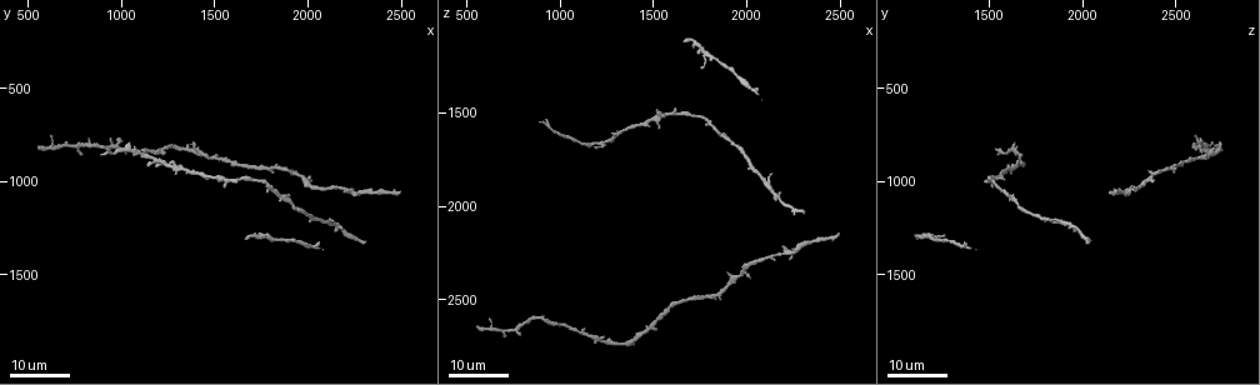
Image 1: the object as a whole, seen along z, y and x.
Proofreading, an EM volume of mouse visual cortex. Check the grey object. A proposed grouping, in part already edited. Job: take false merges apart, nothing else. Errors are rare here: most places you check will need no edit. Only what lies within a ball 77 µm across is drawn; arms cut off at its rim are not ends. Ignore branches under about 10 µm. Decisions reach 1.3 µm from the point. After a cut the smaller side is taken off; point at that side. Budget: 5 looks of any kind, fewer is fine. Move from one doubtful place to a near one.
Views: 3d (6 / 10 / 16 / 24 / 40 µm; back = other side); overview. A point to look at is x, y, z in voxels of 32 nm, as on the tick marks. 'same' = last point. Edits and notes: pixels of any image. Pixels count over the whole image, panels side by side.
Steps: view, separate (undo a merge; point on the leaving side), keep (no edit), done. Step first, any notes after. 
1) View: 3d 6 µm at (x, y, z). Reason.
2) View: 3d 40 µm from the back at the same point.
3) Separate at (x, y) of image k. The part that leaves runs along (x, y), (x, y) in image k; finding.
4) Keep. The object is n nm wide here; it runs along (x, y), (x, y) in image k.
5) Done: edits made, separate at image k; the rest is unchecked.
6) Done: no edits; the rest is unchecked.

View: 3d 16 µm at (1940, 1140, 1680).

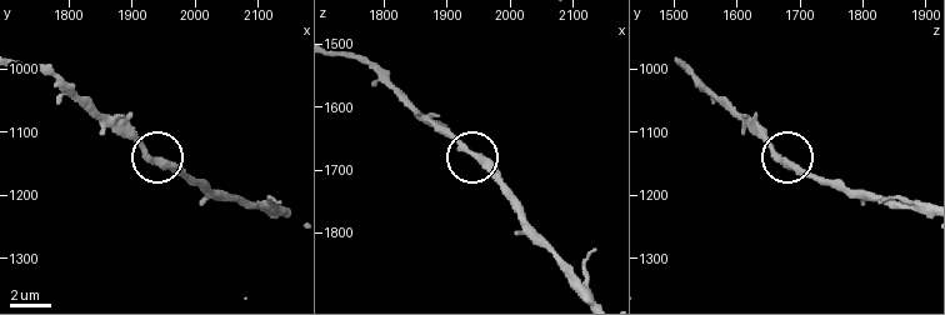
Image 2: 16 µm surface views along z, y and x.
View: 3d 6 µm at (1925, 1145, 1665).

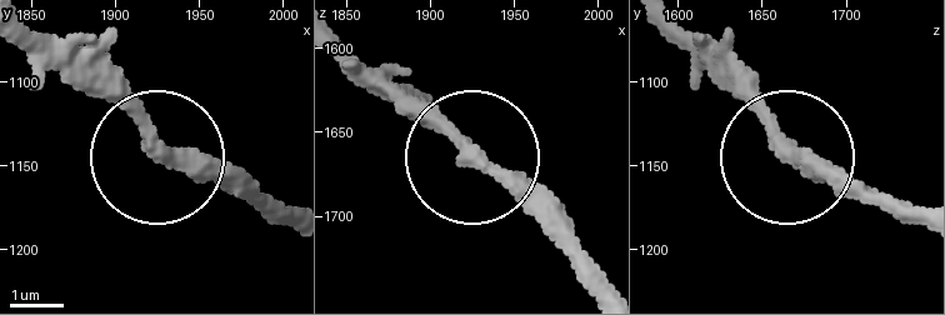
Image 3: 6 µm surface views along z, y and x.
Keep. The object is 270 nm wide here; continuous, no second neuron.

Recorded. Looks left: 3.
View: 3d 16 µm at (2300, 1060, 2220).

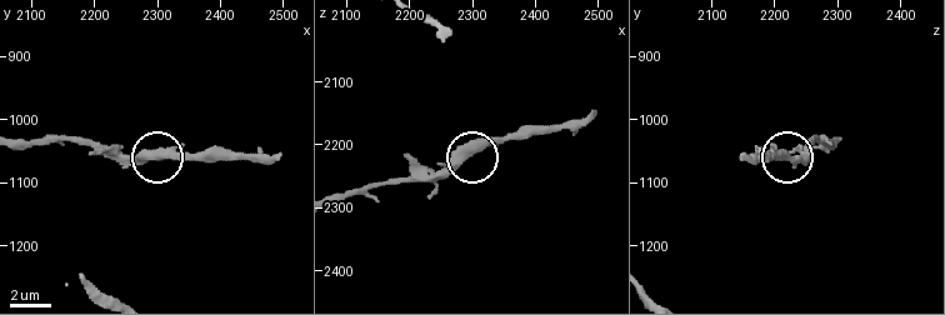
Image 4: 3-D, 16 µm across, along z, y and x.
View: 3d 10 µm at (2285, 1065, 2205). Zoom in.

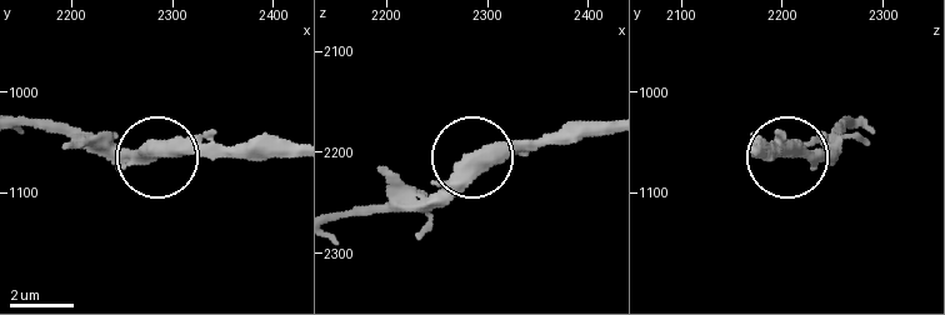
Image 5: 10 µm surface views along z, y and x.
Keep. It runs along (473, 155), (411, 205) in image 5; one neuron here.

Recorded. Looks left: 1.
Done: no edits; the rest is unchecked.

